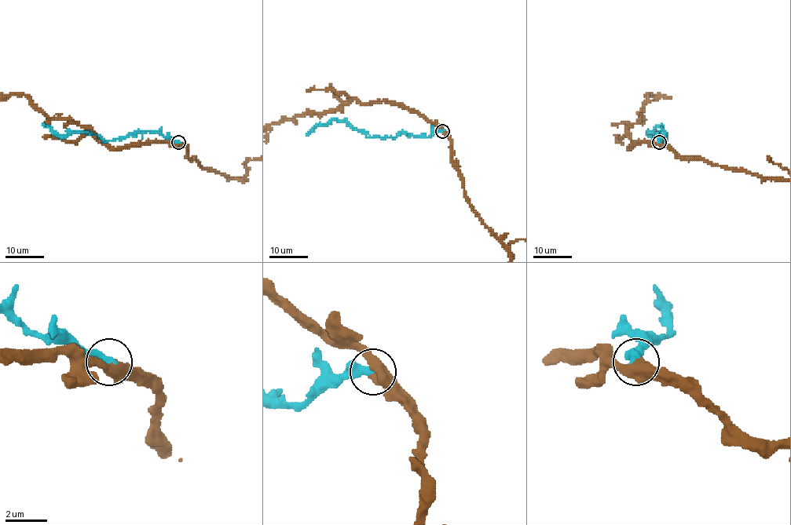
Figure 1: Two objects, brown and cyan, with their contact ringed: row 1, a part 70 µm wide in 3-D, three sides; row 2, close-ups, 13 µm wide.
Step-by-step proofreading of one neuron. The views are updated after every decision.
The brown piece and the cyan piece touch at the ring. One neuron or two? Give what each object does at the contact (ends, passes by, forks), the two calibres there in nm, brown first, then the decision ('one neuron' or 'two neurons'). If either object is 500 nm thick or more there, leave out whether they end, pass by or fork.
550 nm thick on the brown side, 440 nm on the other; two neurons

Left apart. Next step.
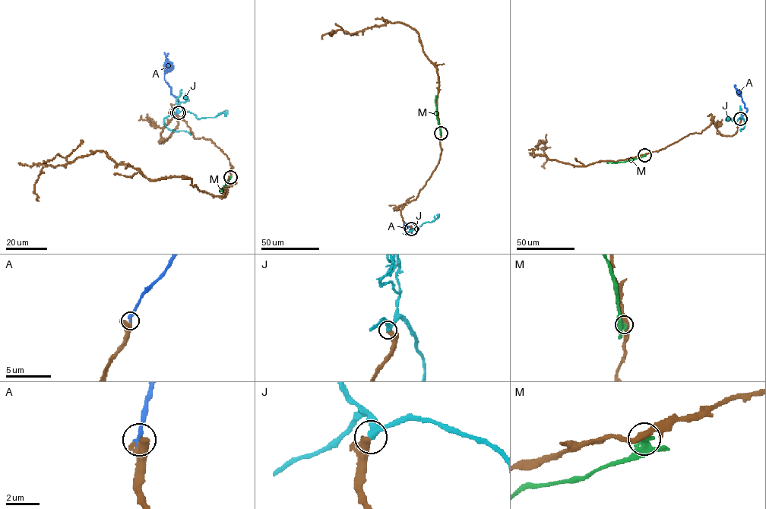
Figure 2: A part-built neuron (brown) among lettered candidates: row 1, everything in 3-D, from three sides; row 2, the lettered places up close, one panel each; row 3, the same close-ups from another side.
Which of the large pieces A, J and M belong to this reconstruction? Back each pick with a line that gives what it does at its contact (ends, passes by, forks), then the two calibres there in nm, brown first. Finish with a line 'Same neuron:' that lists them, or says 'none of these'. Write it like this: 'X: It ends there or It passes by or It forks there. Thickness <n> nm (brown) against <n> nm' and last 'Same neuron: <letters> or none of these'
A: It ends there. Thickness 320 nm (brown) against 320 nm
Same neuron: A

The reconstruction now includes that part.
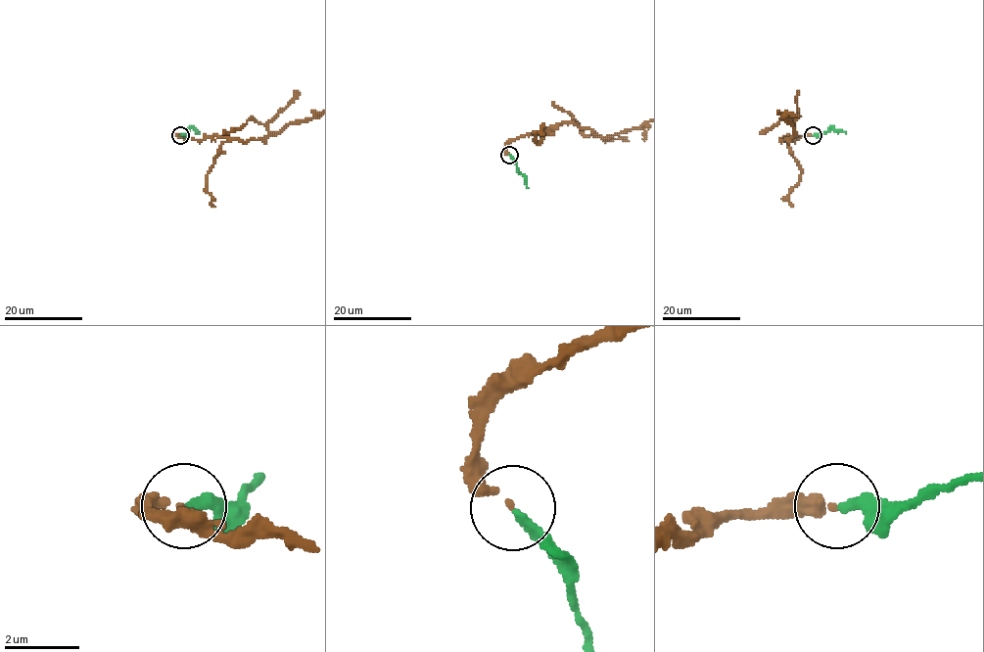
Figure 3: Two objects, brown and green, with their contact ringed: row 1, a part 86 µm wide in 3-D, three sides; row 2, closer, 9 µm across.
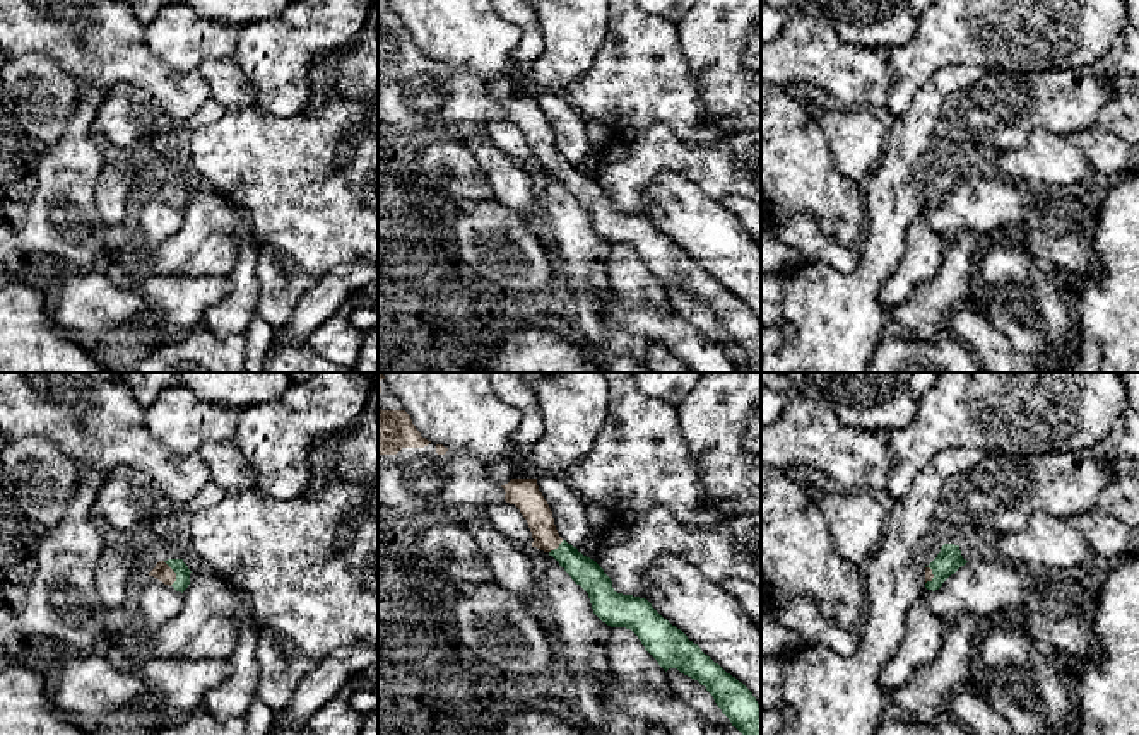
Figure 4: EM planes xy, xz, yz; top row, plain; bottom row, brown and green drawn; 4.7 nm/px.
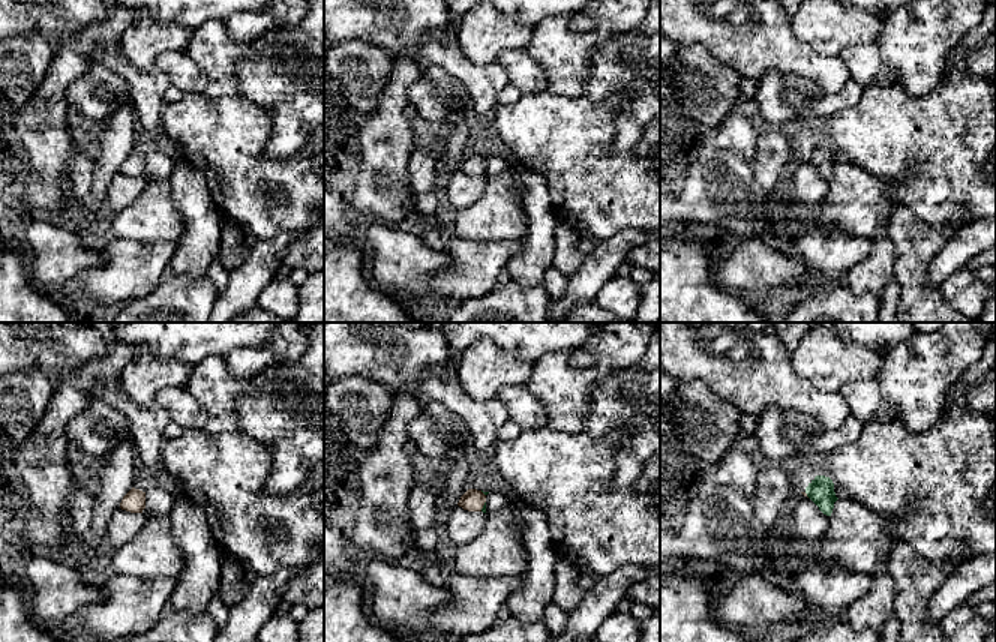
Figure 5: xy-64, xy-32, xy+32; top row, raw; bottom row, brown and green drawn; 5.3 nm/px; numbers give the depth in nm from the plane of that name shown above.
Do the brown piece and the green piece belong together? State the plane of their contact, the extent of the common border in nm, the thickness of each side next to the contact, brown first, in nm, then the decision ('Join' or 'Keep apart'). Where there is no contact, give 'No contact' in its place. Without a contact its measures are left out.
Touches brown in xy. Shared border 130 nm. Thickness 80 nm (brown) against 70 nm. Join

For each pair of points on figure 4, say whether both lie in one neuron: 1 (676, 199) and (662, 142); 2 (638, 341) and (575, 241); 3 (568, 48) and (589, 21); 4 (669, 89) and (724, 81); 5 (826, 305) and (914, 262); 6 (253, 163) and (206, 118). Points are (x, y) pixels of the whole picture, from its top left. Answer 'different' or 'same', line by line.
1: different
2: same
3: same
4: different
5: different
6: different

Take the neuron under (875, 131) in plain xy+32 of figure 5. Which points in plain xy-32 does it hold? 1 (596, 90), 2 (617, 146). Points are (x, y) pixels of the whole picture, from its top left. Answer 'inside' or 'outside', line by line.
1: outside
2: outside

